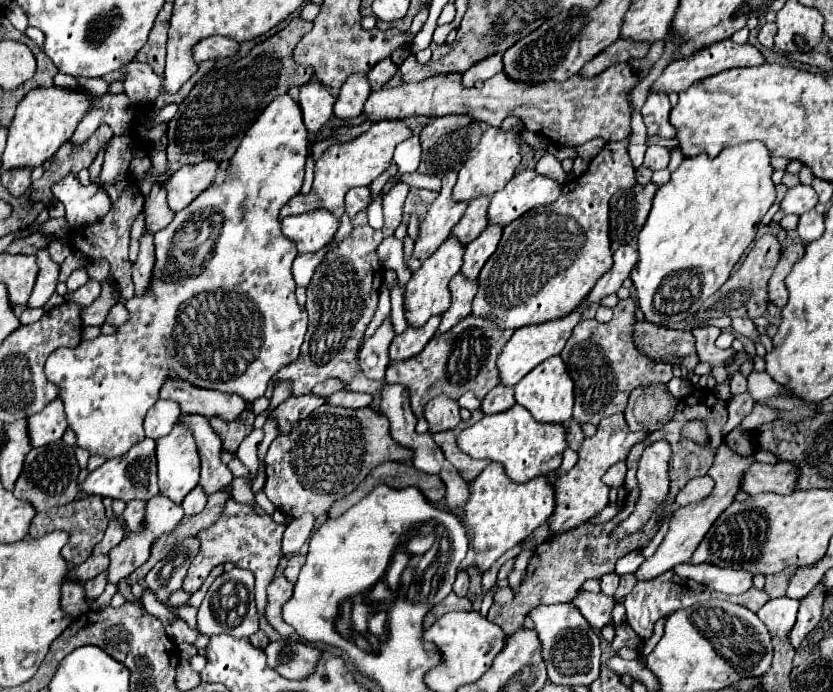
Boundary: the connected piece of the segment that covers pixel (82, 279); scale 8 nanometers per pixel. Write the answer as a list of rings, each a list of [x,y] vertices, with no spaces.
[[[77,268],[77,270],[67,278],[67,288],[69,288],[69,292],[73,292],[73,290],[81,288],[87,280],[89,280],[89,276],[87,276],[85,268]]]

